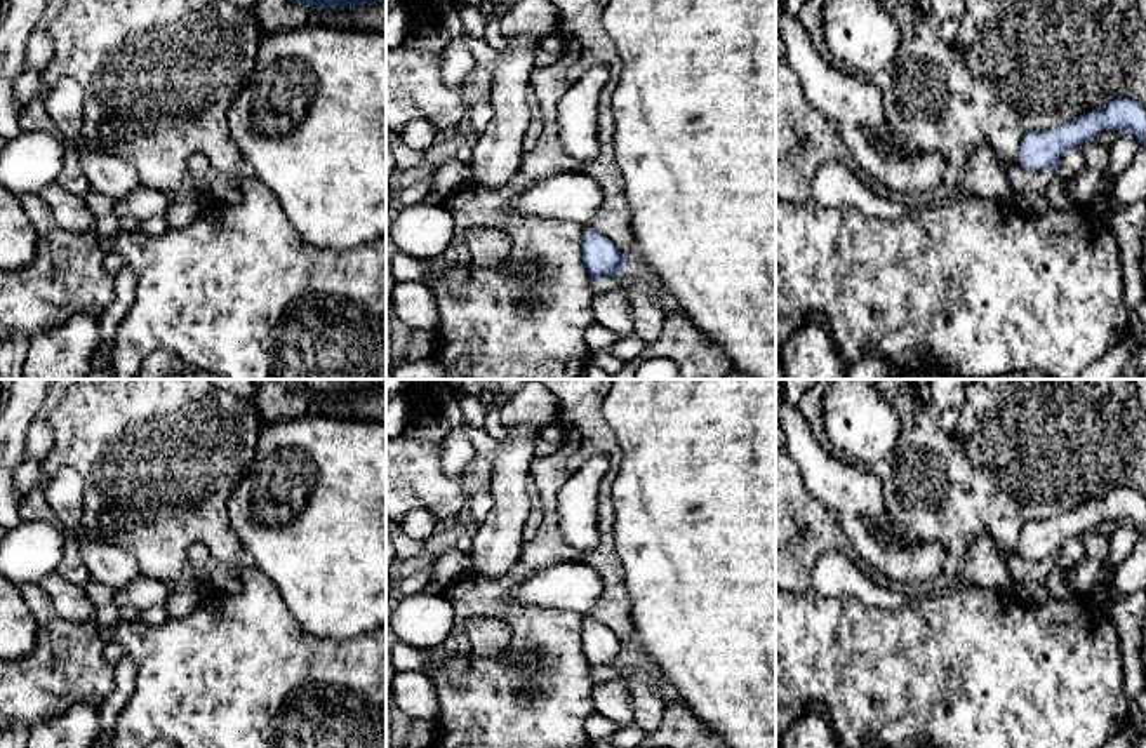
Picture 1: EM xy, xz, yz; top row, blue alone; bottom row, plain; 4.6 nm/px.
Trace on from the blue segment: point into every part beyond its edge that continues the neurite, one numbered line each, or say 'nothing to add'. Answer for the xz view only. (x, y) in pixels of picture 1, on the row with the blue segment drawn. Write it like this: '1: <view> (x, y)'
1: xz (576, 197)

